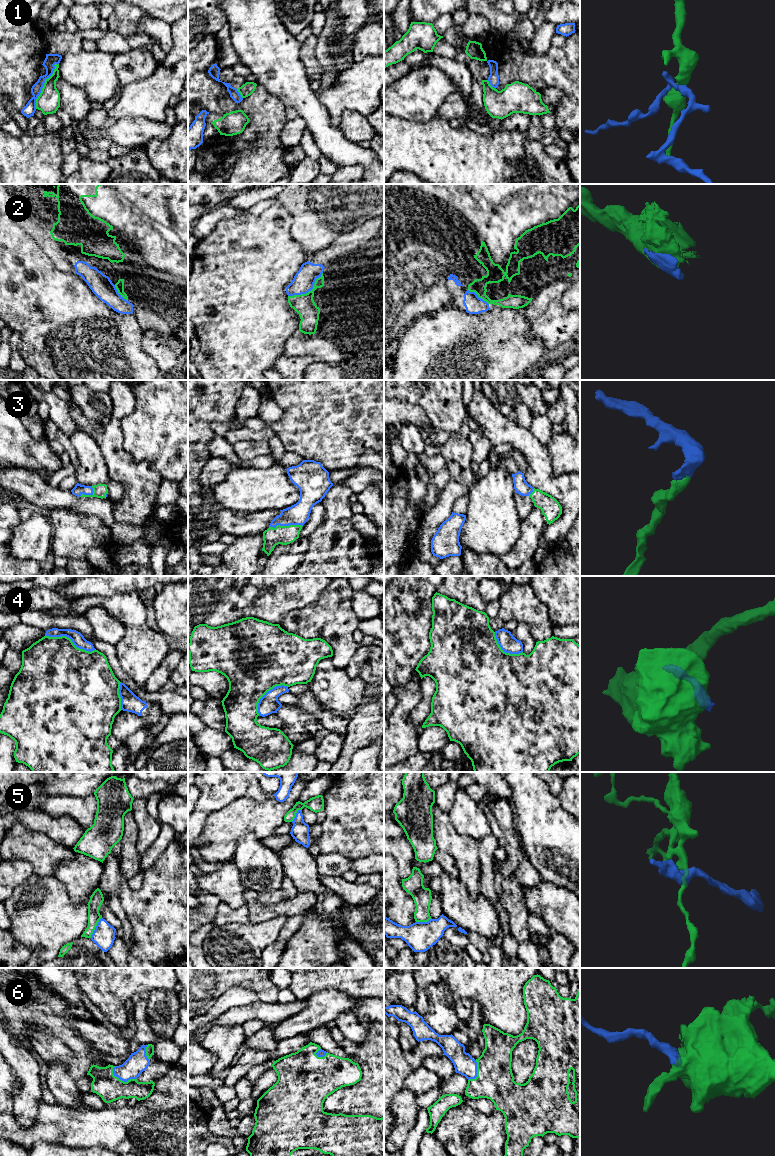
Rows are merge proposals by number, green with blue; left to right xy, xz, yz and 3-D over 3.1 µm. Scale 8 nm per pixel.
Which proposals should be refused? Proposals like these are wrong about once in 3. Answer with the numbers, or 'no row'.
1, 4, 5

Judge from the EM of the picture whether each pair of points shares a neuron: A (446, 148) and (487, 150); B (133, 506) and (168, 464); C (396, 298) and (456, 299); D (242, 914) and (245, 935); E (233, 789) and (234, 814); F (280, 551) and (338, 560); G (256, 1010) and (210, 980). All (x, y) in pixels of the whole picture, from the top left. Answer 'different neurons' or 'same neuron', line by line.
A: same neuron
B: different neurons
C: different neurons
D: different neurons
E: different neurons
F: different neurons
G: different neurons

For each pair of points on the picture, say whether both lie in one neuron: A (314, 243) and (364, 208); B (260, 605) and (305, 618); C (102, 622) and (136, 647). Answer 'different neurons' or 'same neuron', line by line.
A: same neuron
B: different neurons
C: different neurons

